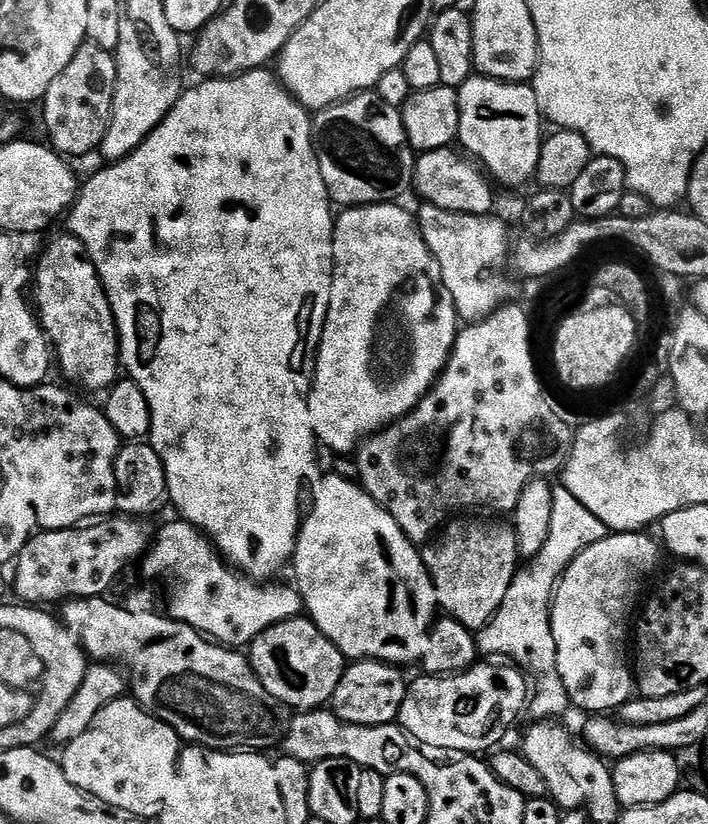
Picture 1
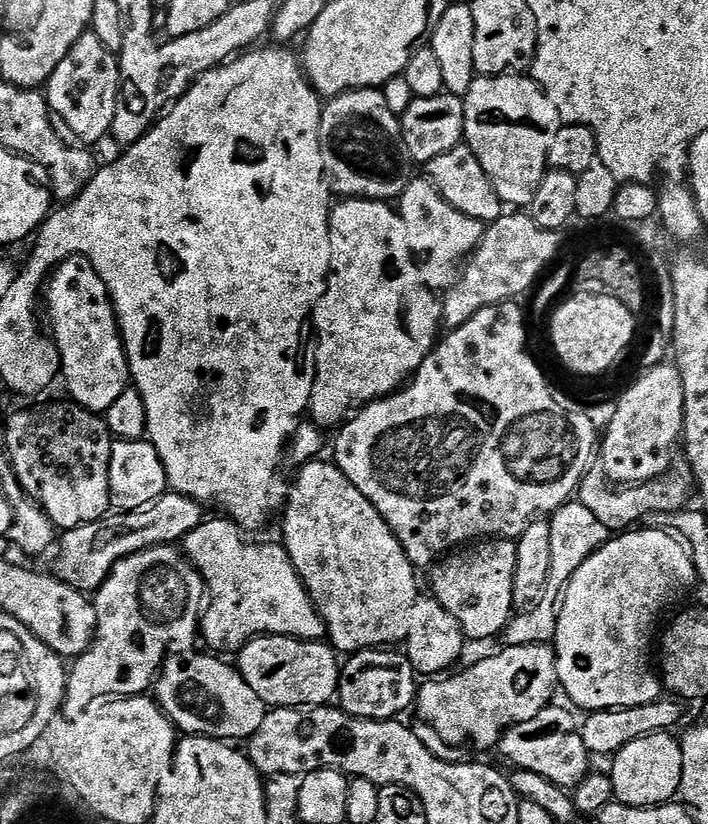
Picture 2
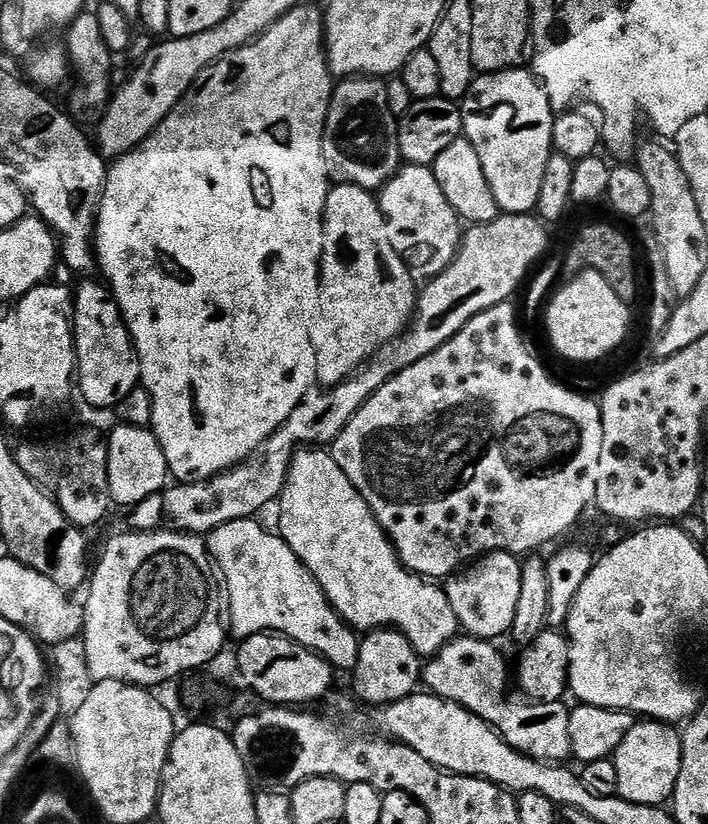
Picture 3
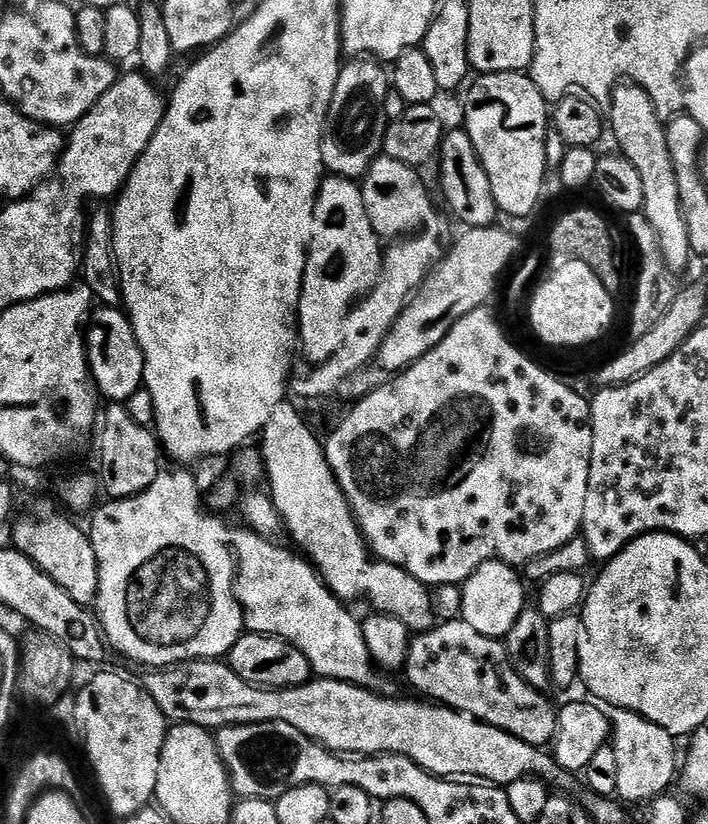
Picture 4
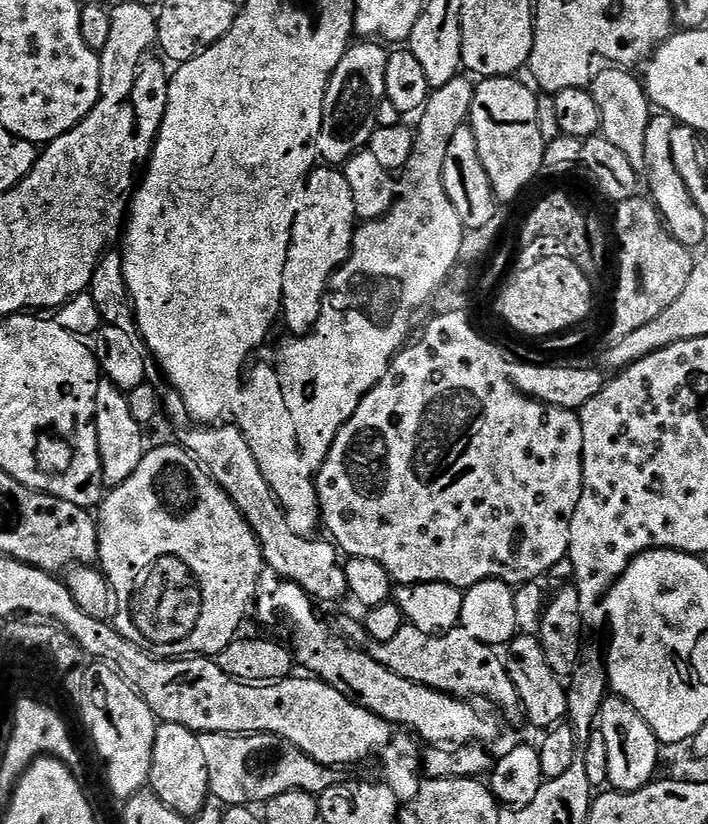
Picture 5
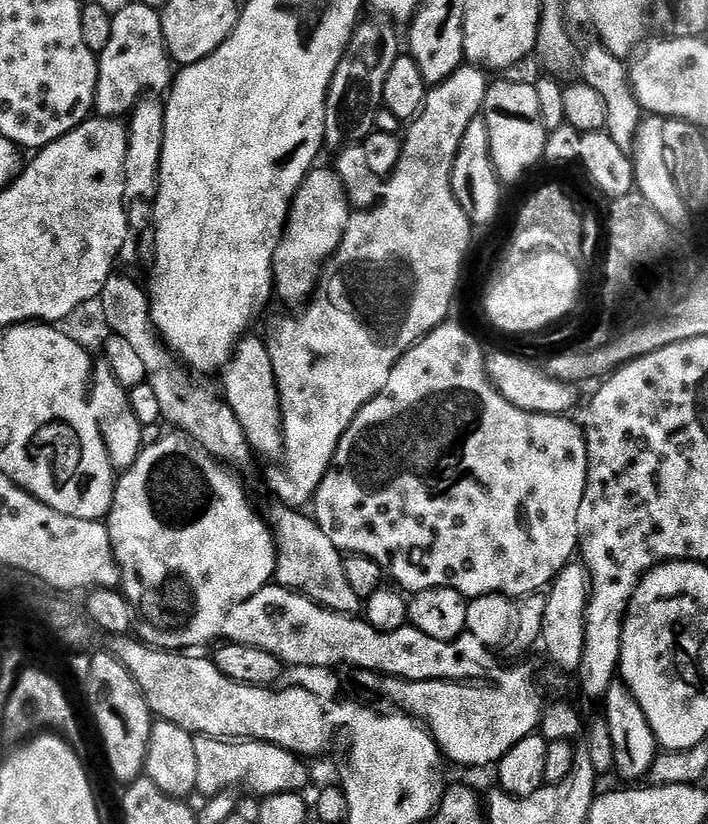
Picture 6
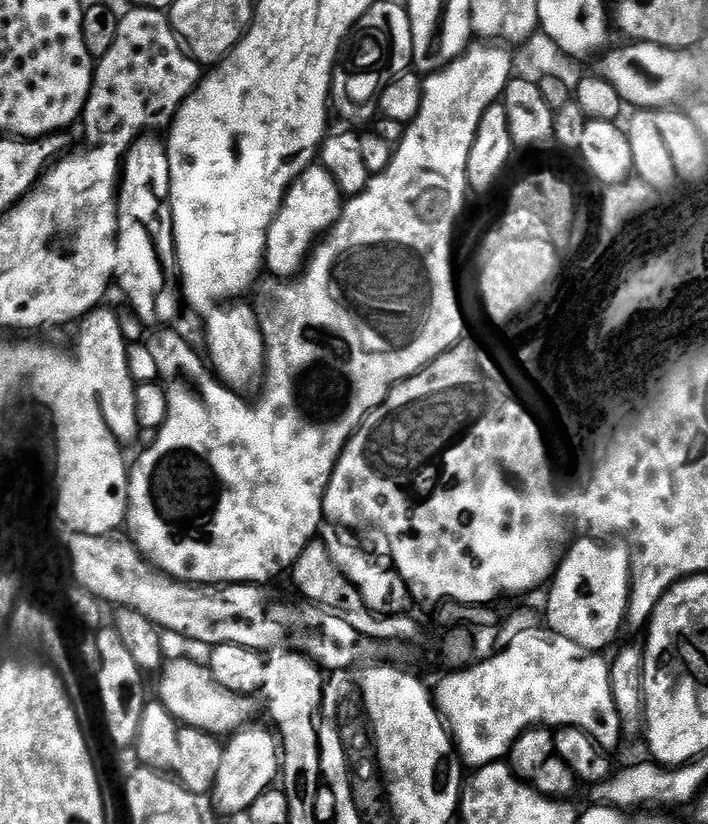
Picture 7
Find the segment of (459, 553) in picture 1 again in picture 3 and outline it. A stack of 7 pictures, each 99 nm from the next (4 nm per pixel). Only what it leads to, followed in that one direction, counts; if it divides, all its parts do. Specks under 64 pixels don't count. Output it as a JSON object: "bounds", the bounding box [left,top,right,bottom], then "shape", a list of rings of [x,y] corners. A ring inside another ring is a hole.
{"bounds":[447,552,522,641],"shape":[[[489,552],[471,561],[463,571],[447,581],[450,606],[454,606],[454,614],[467,635],[495,641],[496,636],[503,632],[504,635],[511,633],[514,610],[518,608],[518,593],[522,590],[520,566],[521,561],[510,552]]]}

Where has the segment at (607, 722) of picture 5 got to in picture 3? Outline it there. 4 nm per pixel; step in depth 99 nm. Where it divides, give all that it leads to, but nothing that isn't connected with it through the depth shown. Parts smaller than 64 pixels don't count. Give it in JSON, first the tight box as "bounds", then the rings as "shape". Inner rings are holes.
{"bounds":[614,722,682,805],"shape":[[[637,722],[622,738],[614,754],[616,760],[615,791],[623,800],[635,804],[663,805],[671,801],[672,791],[678,782],[678,770],[682,770],[681,733],[668,722]]]}

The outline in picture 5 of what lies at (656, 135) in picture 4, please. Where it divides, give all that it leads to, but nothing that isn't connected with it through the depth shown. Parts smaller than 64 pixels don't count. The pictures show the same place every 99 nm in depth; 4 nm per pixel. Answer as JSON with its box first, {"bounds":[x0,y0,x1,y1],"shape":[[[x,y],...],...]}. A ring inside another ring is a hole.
{"bounds":[590,66,654,170],"shape":[[[604,66],[601,72],[599,69],[593,75],[590,91],[602,114],[600,132],[607,140],[614,142],[614,146],[618,146],[618,150],[622,150],[622,154],[626,154],[626,158],[630,158],[633,166],[640,170],[647,161],[647,134],[654,124],[654,108],[641,77],[631,76],[628,72],[631,71],[624,66]]]}

